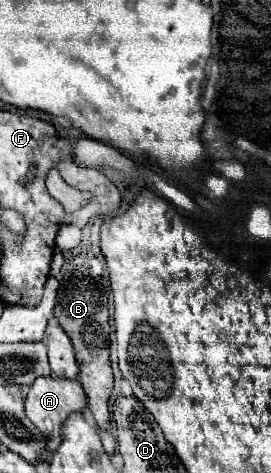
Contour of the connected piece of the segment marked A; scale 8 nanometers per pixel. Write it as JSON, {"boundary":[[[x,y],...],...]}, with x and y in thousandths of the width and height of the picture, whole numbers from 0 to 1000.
{"boundary":[[[148,797],[125,805],[125,814],[103,827],[103,839],[89,848],[89,869],[96,882],[140,903],[140,911],[177,928],[170,932],[170,953],[177,962],[199,958],[199,949],[221,941],[221,899],[229,890],[273,873],[295,869],[317,856],[317,835],[303,827],[303,814],[288,805],[251,805],[251,801],[199,801],[199,797]]]}

